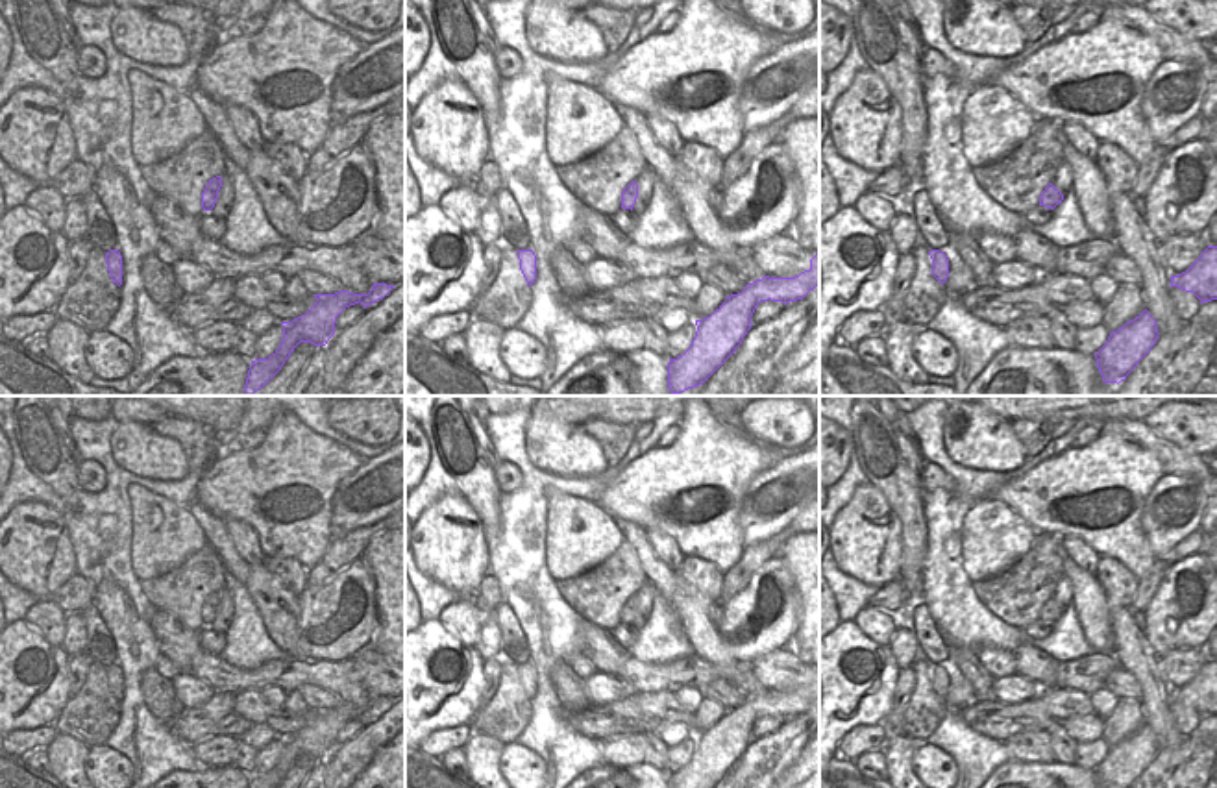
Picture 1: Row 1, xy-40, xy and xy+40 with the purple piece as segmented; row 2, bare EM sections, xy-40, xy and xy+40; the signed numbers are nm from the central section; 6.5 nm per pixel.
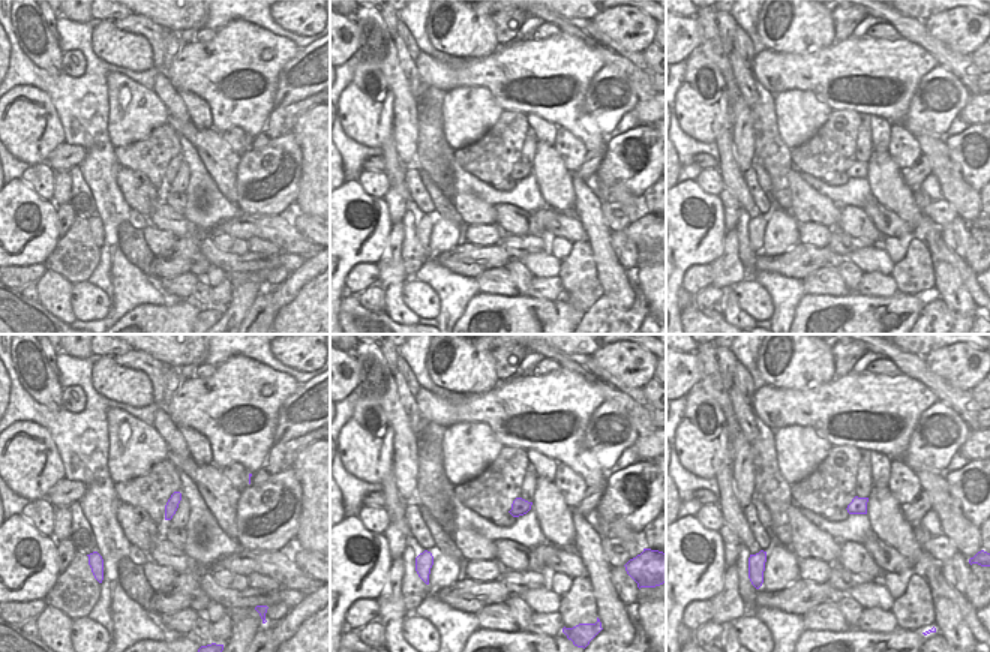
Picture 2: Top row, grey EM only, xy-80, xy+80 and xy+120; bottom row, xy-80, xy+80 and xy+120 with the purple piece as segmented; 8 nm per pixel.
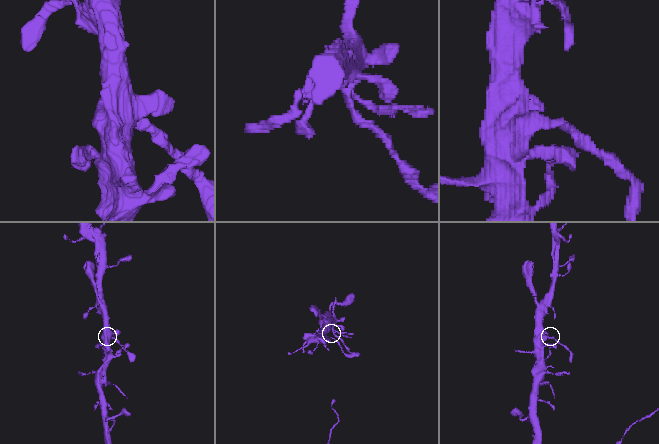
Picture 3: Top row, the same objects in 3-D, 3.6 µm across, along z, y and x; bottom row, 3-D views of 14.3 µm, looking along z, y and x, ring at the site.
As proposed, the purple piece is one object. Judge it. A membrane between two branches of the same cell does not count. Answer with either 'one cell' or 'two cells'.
two cells

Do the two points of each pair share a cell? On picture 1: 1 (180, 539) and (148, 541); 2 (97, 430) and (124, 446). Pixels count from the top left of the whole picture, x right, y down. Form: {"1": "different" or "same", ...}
{"1": "same", "2": "different"}

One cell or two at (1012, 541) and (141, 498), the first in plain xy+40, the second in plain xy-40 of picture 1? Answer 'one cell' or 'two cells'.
one cell

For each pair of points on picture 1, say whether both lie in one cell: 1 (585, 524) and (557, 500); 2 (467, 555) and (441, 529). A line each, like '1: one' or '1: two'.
1: one
2: one

